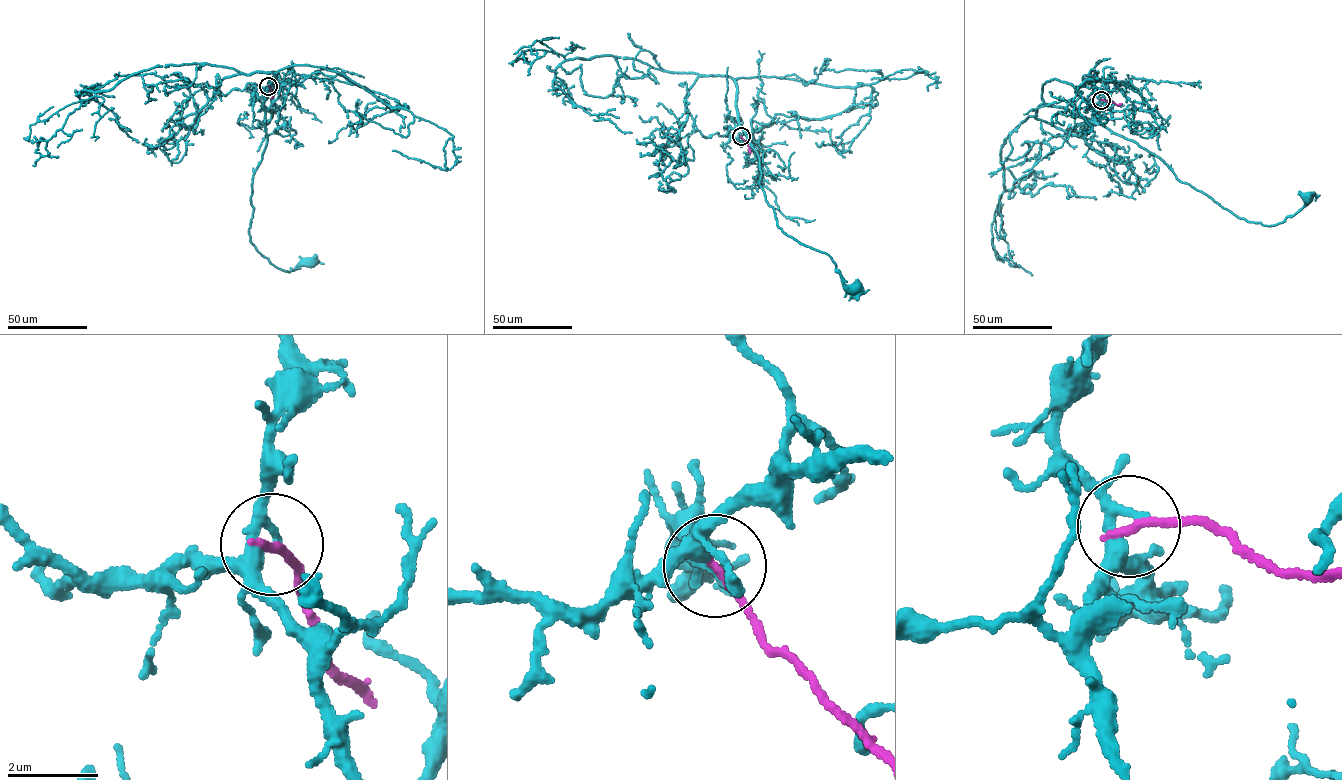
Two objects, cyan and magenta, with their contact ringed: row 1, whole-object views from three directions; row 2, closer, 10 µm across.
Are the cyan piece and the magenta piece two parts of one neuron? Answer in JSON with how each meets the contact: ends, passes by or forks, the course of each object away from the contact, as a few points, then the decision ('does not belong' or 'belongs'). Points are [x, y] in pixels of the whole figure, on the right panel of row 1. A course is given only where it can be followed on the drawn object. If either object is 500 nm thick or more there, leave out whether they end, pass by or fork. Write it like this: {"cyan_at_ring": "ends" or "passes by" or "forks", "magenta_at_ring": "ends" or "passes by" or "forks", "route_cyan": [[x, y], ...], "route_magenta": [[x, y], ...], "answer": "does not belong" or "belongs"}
{"cyan_at_ring": "passes by", "magenta_at_ring": "ends", "route_cyan": [[1101, 99], [1105, 127], [1154, 154], [1180, 181], [1236, 216], [1273, 225], [1292, 216], [1306, 199]], "route_magenta": [[1101, 99], [1122, 103]], "answer": "does not belong"}

